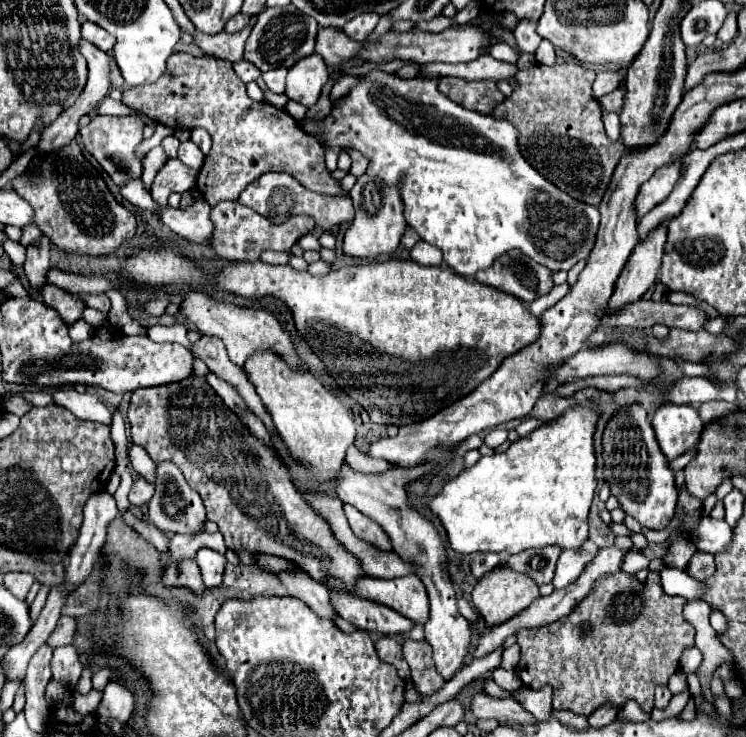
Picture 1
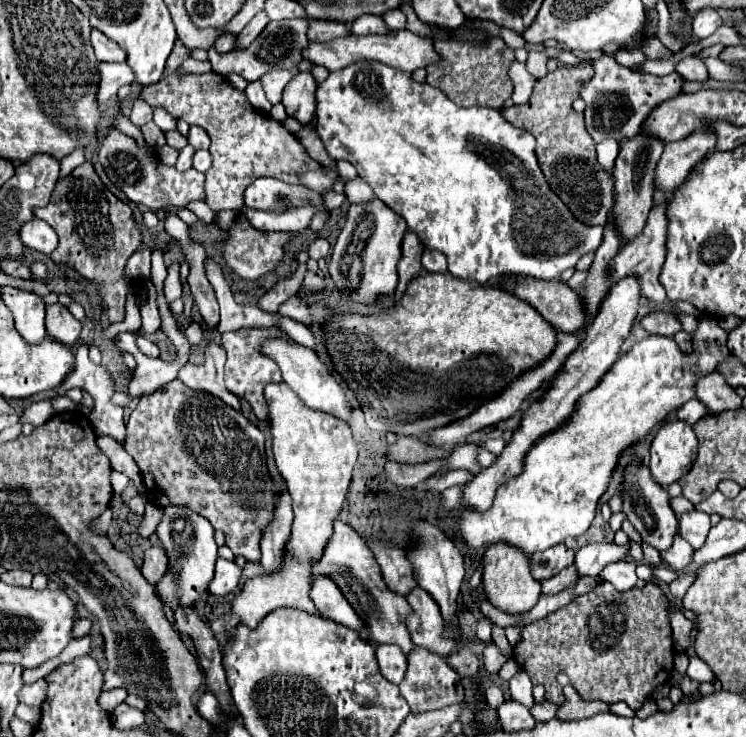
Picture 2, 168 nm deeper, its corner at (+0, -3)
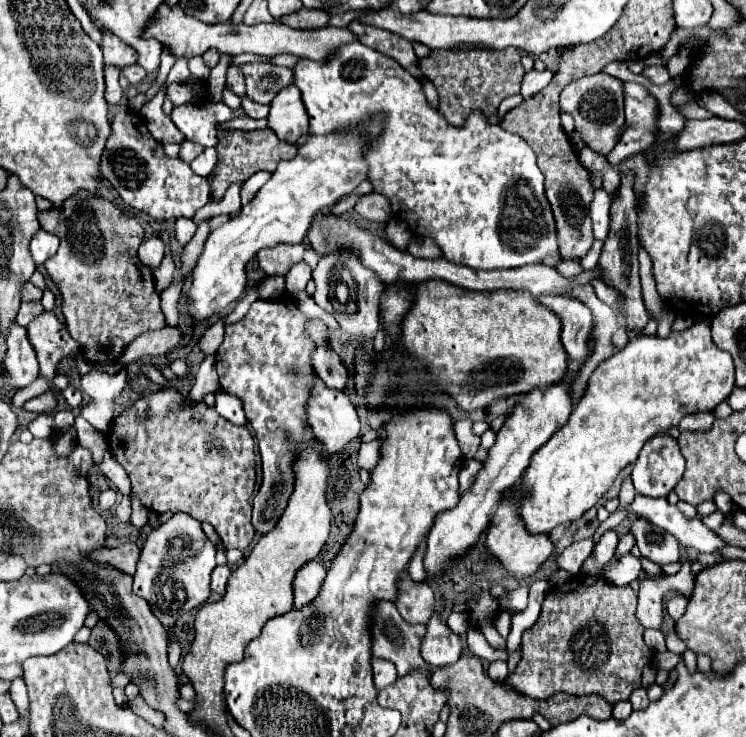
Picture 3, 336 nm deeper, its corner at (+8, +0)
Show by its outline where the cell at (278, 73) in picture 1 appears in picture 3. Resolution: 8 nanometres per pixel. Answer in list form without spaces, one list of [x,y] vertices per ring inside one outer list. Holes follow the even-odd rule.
[[[246,63],[240,71],[246,79],[246,95],[256,103],[272,103],[292,83],[292,71],[272,63]]]

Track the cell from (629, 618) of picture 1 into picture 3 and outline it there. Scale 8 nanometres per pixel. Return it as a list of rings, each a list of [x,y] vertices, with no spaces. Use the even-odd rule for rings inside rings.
[[[576,575],[562,587],[552,587],[540,609],[538,621],[522,635],[522,659],[516,671],[508,677],[508,683],[522,695],[532,699],[548,699],[554,693],[568,695],[602,695],[610,703],[618,703],[630,697],[640,687],[642,667],[652,663],[654,653],[642,639],[644,627],[636,617],[636,593],[632,587],[614,587],[602,577]]]

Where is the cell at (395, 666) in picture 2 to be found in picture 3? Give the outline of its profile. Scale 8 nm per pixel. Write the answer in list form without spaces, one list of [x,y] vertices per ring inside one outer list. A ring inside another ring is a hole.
[[[372,659],[372,669],[374,669],[374,685],[376,689],[384,689],[396,681],[396,671],[392,663],[386,663],[384,659]]]

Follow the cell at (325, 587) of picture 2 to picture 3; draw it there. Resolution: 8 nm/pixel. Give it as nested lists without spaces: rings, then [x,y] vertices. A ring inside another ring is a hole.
[[[312,559],[304,563],[294,577],[294,607],[302,607],[310,603],[310,599],[318,595],[324,577],[326,577],[326,569],[320,561]]]

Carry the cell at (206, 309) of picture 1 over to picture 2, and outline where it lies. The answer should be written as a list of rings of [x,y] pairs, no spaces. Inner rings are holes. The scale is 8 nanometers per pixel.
[[[268,338],[268,340],[264,340],[260,344],[258,350],[264,356],[272,358],[280,366],[284,382],[306,402],[306,406],[310,406],[314,410],[334,414],[336,418],[342,418],[344,422],[348,422],[348,418],[350,418],[350,402],[346,400],[344,390],[340,388],[340,384],[332,378],[328,368],[318,360],[318,356],[310,348],[306,348],[306,346],[302,346],[302,344],[294,342],[294,340],[286,340],[286,338]]]

